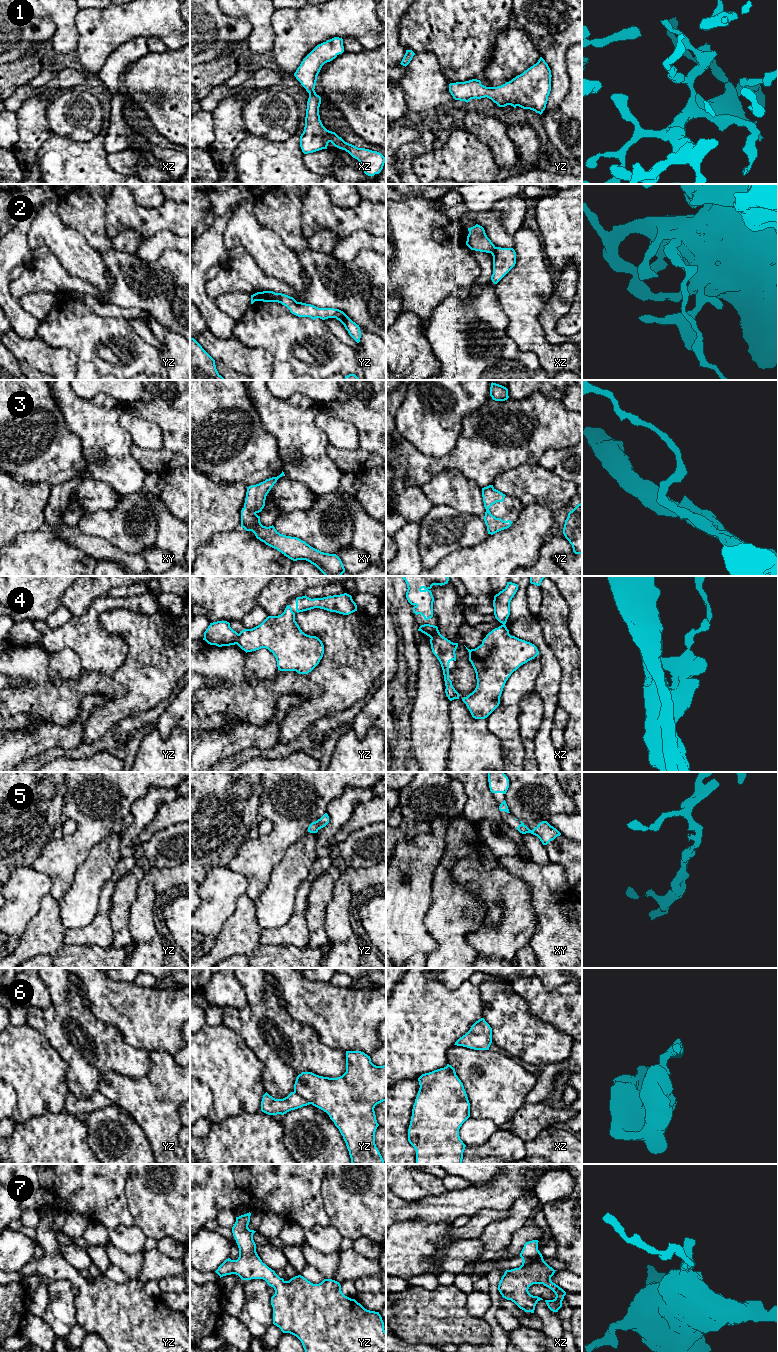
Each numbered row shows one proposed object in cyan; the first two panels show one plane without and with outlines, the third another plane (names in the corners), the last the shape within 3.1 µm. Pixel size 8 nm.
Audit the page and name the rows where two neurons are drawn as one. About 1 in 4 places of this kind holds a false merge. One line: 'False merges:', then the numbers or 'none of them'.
False merges: 4, 6

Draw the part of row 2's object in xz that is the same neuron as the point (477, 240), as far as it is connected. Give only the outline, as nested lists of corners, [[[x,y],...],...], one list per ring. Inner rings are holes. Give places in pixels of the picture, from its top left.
[[[476,224],[468,228],[466,245],[475,251],[491,253],[493,256],[493,274],[491,280],[497,284],[516,264],[516,252],[513,248],[496,247],[487,237],[482,226]]]

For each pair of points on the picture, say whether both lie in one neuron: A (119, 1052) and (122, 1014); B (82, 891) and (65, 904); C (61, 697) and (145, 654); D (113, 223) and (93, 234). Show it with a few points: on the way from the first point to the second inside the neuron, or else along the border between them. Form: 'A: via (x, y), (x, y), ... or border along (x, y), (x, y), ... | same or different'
A: border along (101, 1021), (114, 1026), (127, 1043), (140, 1048) | different
B: via (78, 895), (69, 904) | same
C: via (82, 686), (87, 684), (115, 684), (124, 675) | same
D: border along (106, 203), (106, 234), (114, 238) | different

